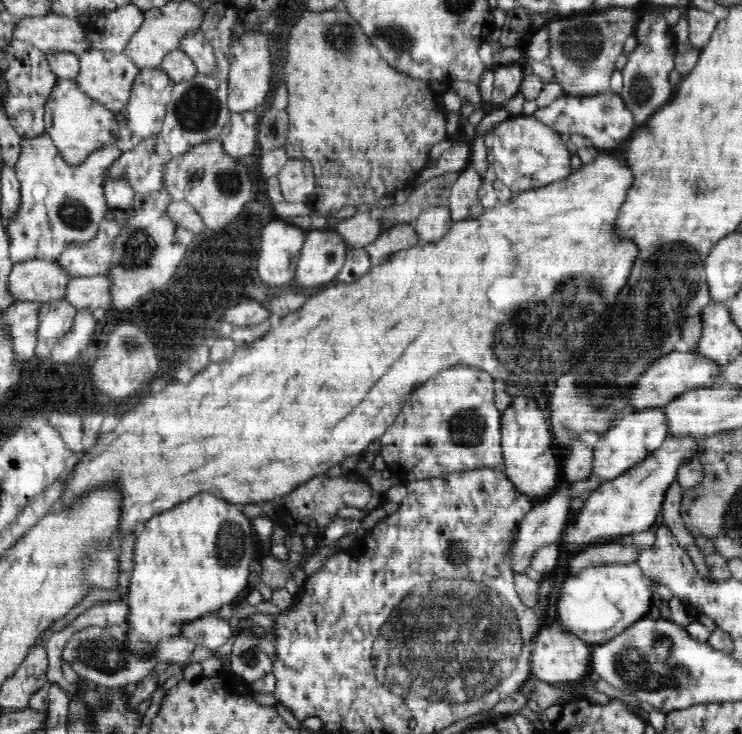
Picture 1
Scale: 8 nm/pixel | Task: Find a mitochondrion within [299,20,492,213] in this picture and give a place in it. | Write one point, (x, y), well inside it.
(401, 41)

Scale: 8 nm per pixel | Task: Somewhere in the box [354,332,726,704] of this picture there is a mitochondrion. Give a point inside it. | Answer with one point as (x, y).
(654, 665)

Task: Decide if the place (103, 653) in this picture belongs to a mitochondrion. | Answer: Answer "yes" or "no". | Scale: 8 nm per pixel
yes

